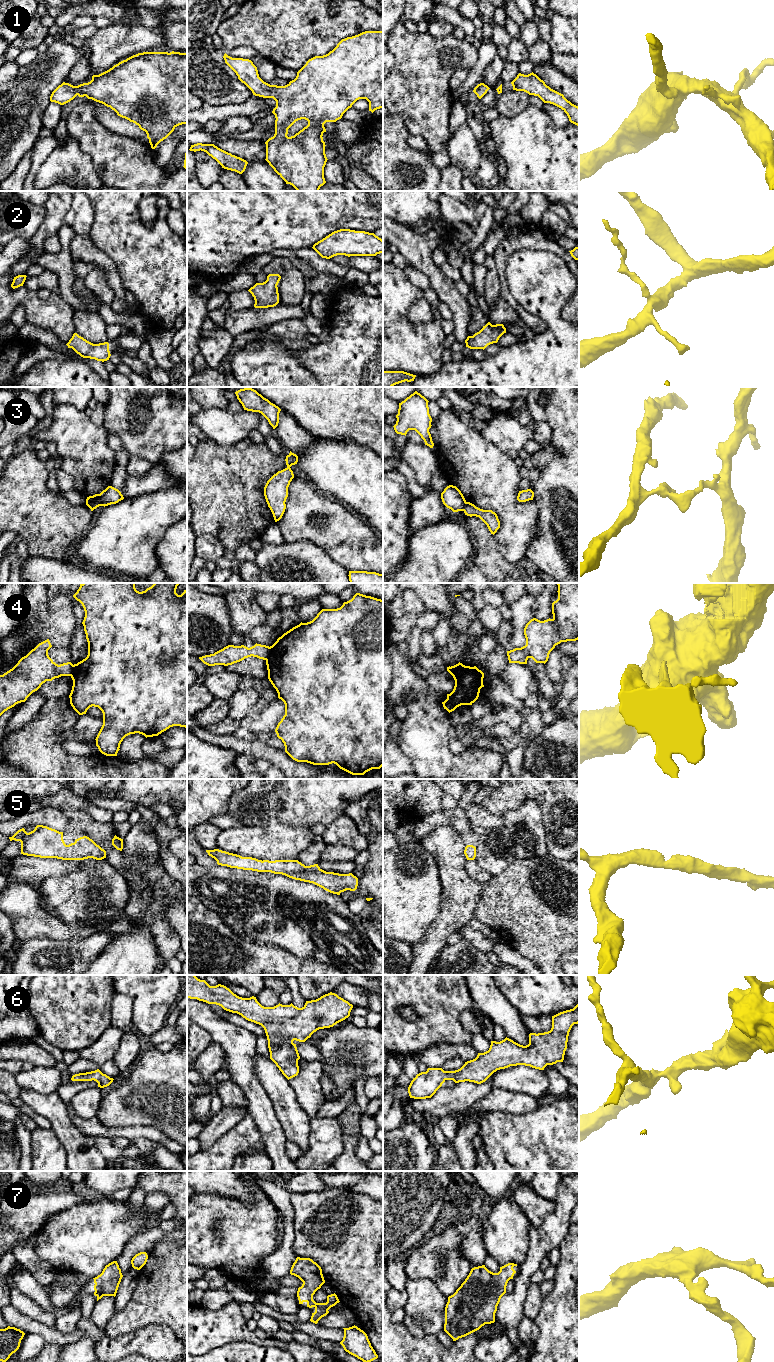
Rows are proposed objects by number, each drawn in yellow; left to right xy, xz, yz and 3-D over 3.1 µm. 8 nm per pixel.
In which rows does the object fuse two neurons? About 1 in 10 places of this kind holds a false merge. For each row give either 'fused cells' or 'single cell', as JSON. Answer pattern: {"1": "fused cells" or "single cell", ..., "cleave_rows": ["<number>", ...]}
{"1": "single cell", "2": "single cell", "3": "fused cells", "4": "fused cells", "5": "single cell", "6": "single cell", "7": "single cell", "cleave_rows": ["3", "4"]}

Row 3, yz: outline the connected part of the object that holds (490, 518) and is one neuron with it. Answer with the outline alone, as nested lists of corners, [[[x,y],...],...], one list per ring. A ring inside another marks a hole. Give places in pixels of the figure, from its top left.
[[[466,502],[463,511],[467,516],[479,517],[487,525],[489,531],[493,535],[500,528],[500,521],[498,519],[498,516],[492,510],[483,510],[476,507],[474,504],[470,502]]]

